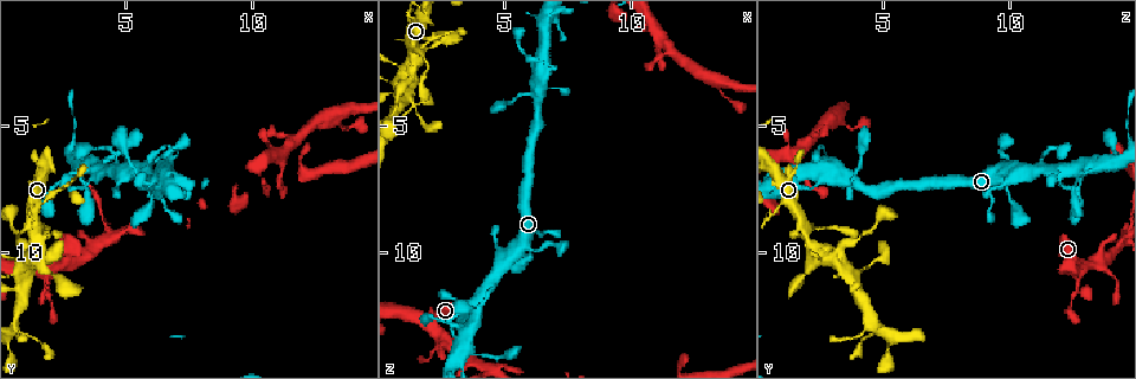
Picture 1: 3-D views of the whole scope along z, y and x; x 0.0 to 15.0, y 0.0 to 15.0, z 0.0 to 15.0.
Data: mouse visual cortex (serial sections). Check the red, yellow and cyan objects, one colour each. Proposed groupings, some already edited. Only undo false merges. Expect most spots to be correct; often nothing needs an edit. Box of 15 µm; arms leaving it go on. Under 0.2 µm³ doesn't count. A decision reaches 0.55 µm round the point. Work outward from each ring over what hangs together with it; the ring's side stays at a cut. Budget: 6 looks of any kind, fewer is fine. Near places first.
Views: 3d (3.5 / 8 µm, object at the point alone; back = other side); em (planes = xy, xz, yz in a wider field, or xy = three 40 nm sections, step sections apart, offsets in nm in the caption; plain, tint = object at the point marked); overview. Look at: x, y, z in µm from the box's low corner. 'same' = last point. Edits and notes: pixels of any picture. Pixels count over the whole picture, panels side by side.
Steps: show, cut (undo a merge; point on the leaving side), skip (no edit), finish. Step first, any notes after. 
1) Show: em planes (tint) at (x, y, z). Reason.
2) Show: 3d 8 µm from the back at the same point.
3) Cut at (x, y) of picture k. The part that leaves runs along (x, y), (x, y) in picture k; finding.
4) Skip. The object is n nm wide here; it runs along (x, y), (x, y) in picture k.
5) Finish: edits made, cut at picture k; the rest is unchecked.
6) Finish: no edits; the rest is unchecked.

Show: 3d 3.5 µm at (1.5, 10.3, 2.3). Thin arm on a thick one.

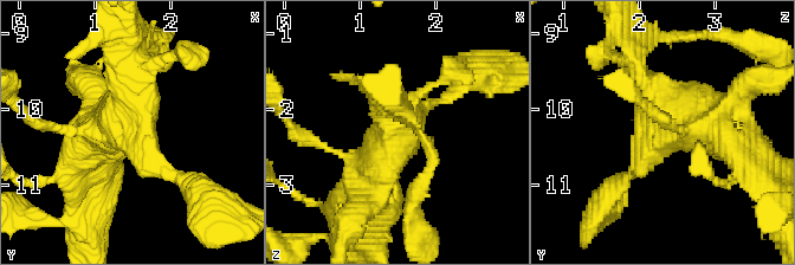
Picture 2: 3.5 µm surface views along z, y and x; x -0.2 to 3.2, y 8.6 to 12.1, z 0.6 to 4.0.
Show: em xy step 5 (tint) at (1.60, 10.35, 2.30). Now the EM.

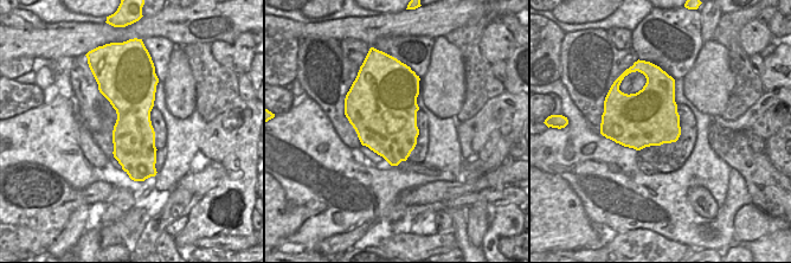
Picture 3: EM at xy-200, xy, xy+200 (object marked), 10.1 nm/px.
Skip. It runs along (634, 49), (671, 121), (725, 147) in picture 2; one cell here.

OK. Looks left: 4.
Show: 3d 3.5 µm at (4.6, 6.8, 11.1). Branch point.

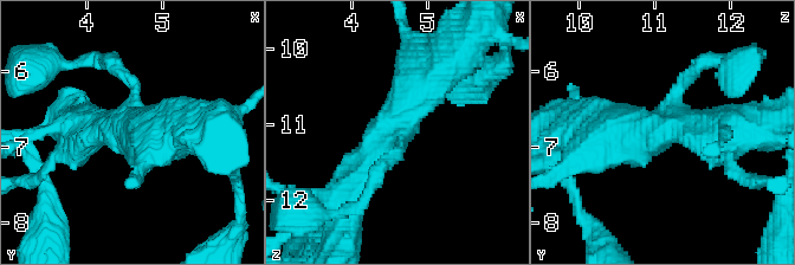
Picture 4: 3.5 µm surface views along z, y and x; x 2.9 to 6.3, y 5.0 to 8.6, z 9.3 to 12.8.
Show: em xy step 5 (tint) at (4.50, 6.75, 11.15). Now the EM.

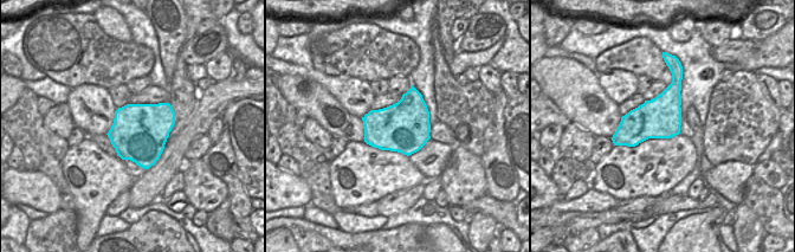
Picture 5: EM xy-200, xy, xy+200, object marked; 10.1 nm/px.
Skip. It runs along (432, 71), (344, 193) in picture 4; continuous, no second cell.

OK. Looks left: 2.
Show: 3d 3.5 µm at (2.0, 10.5, 12.9). Abrupt turn.

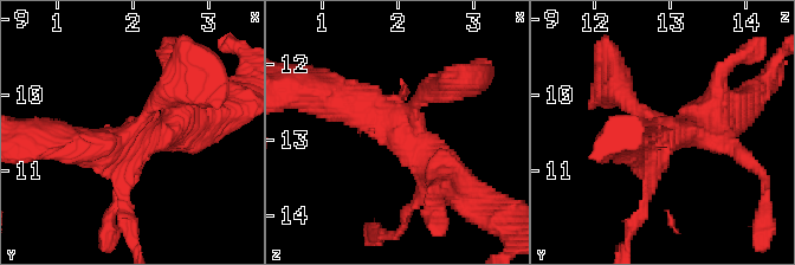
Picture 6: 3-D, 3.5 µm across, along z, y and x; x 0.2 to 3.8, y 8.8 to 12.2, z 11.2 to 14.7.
Show: em xy step 5 (tint) at (2.00, 10.55, 12.85).

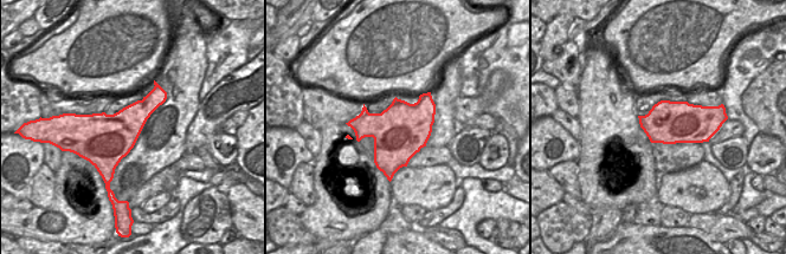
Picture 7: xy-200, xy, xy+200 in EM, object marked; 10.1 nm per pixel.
Skip. It runs along (616, 88), (655, 135), (713, 124) in picture 6; one cell here.

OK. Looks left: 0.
Finish: no edits; the rest is unchecked.

